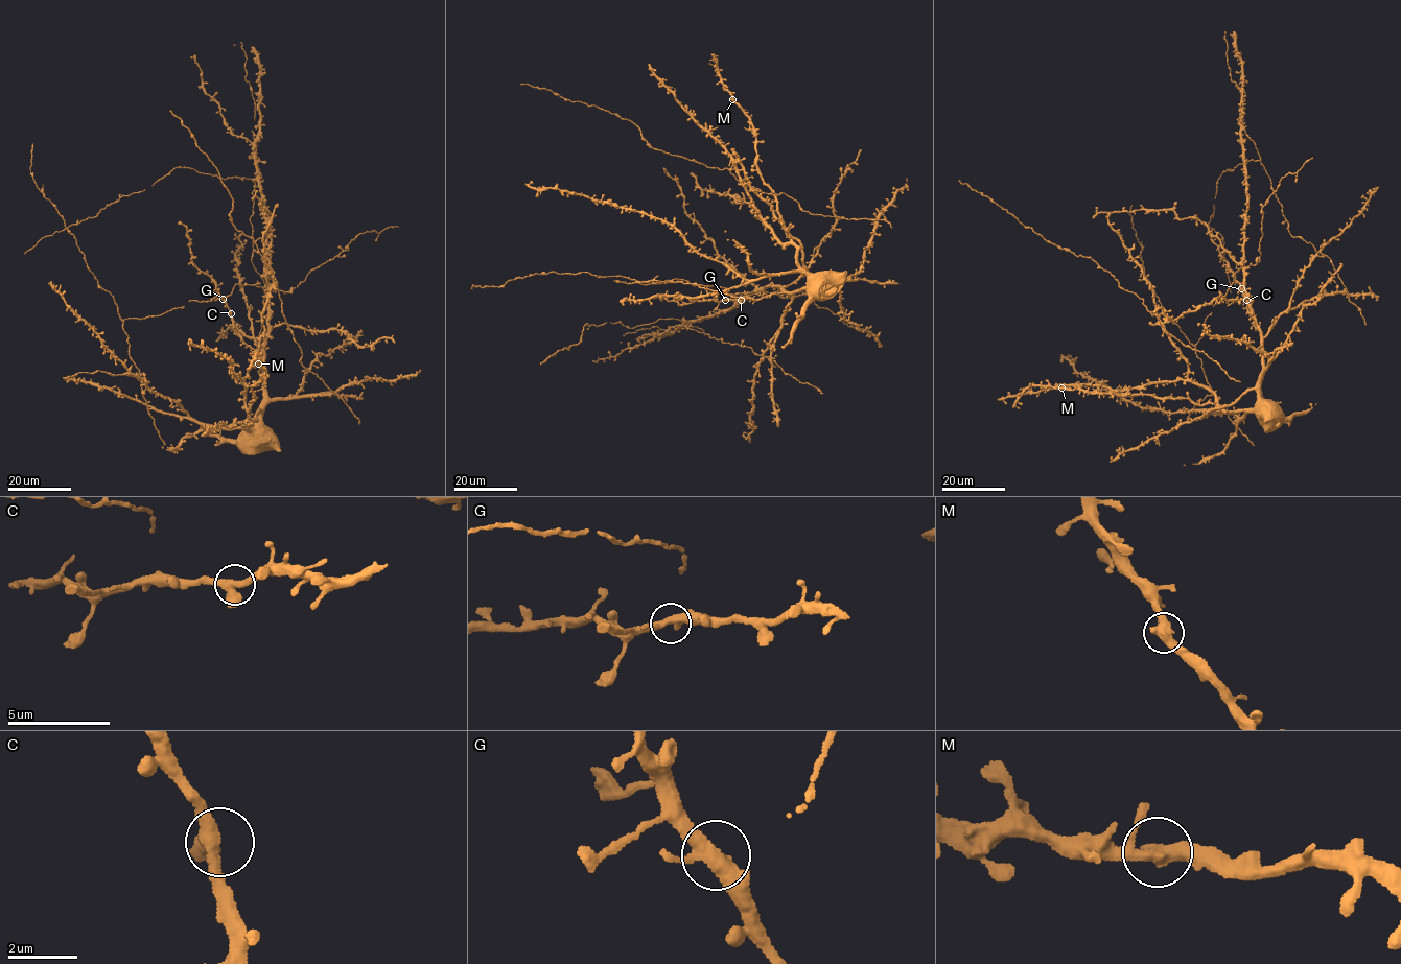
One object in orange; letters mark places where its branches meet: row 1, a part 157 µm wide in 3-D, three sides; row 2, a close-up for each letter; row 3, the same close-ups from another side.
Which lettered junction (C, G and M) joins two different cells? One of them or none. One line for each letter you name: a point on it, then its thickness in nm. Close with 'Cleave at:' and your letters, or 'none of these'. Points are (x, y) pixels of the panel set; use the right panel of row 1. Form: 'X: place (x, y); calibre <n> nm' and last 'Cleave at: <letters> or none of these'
Cleave at: none of these

